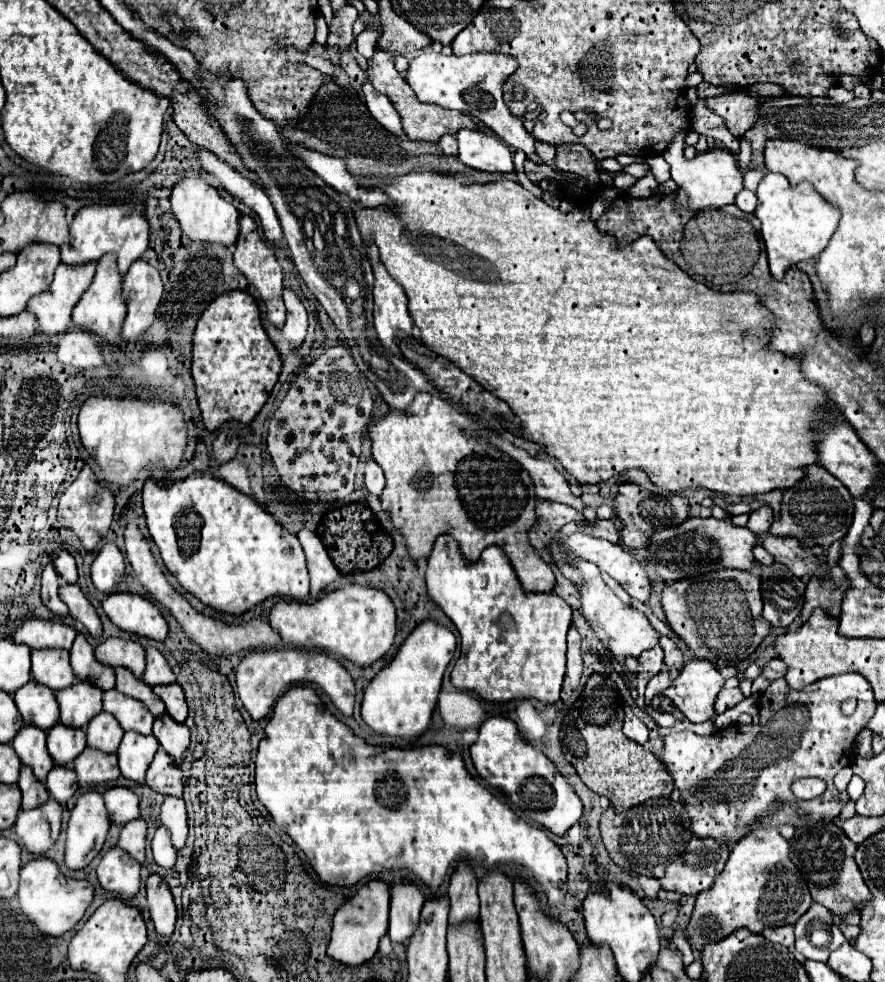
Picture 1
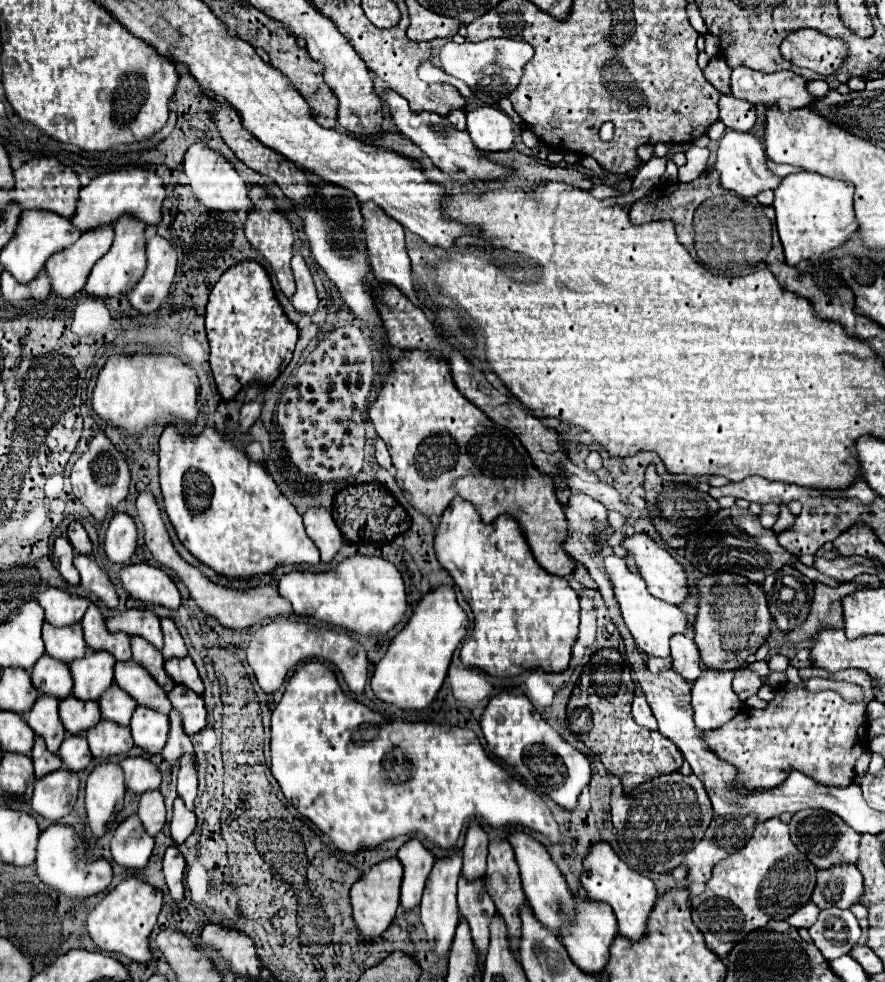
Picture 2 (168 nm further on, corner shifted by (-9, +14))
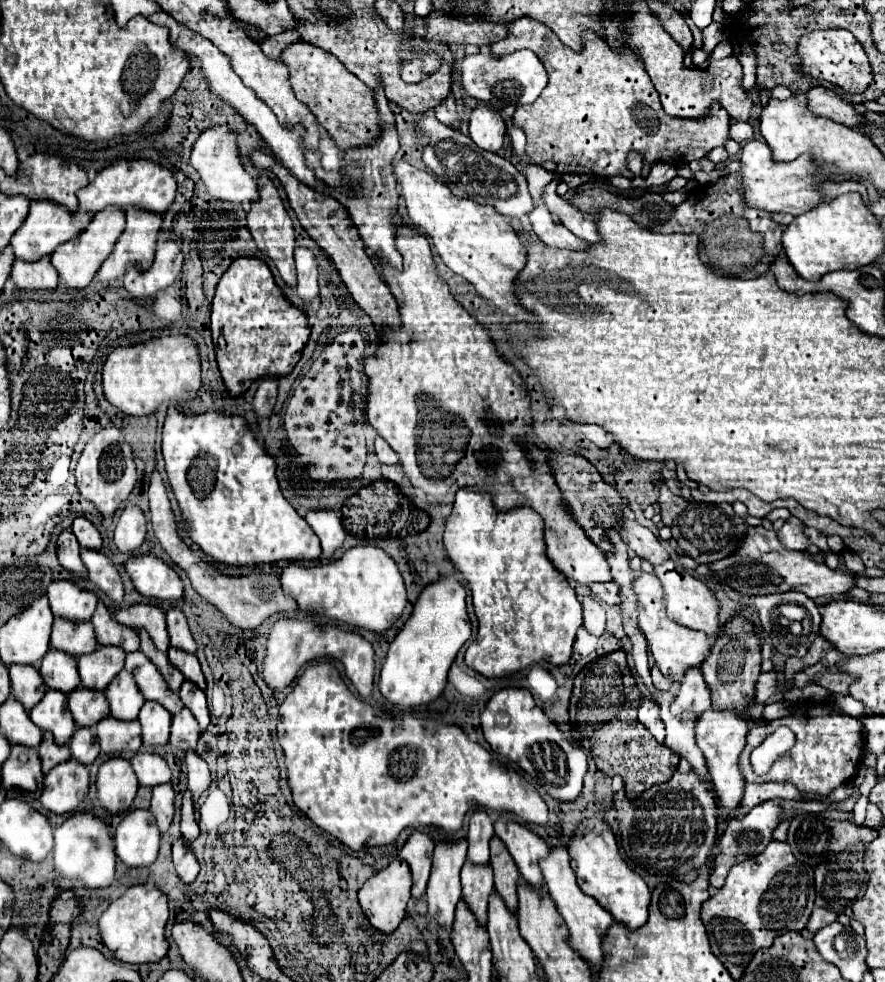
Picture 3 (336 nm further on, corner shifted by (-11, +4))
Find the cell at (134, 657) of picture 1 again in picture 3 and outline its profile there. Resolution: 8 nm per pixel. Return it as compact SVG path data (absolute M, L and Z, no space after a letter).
M133 604L125 610L117 610L115 620L121 626L133 628L133 630L141 630L141 628L147 630L147 634L151 636L151 640L159 652L169 650L169 638L167 638L167 630L165 630L165 614L157 606Z

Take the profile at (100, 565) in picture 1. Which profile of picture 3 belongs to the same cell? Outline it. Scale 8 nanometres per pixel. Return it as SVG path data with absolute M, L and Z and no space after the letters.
M127 506L115 526L115 536L113 542L119 552L123 554L133 554L145 540L147 526L145 526L145 516L141 508L137 506Z

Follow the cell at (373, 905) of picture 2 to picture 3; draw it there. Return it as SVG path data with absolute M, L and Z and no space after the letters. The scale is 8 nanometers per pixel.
M393 860L387 868L373 874L359 890L359 904L363 908L363 914L367 916L371 926L383 934L391 934L405 918L405 906L409 898L411 898L411 872L403 860Z

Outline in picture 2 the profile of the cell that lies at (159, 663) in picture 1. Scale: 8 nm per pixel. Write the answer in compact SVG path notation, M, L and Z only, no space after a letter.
M161 618L161 628L165 636L165 646L163 646L163 658L183 658L187 654L187 646L171 618Z

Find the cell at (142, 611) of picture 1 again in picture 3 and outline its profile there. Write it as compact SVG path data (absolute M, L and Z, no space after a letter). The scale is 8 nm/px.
M131 558L125 562L125 570L131 576L135 590L145 598L179 600L183 596L183 584L179 576L159 558Z

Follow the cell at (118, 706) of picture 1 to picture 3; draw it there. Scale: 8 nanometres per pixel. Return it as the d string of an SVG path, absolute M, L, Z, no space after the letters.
M141 652L127 654L125 670L133 674L137 688L141 690L145 700L159 702L169 714L177 714L183 708L183 704L179 702L179 696L167 690L167 682L163 682L163 676L155 668L155 664L149 658L145 658Z

